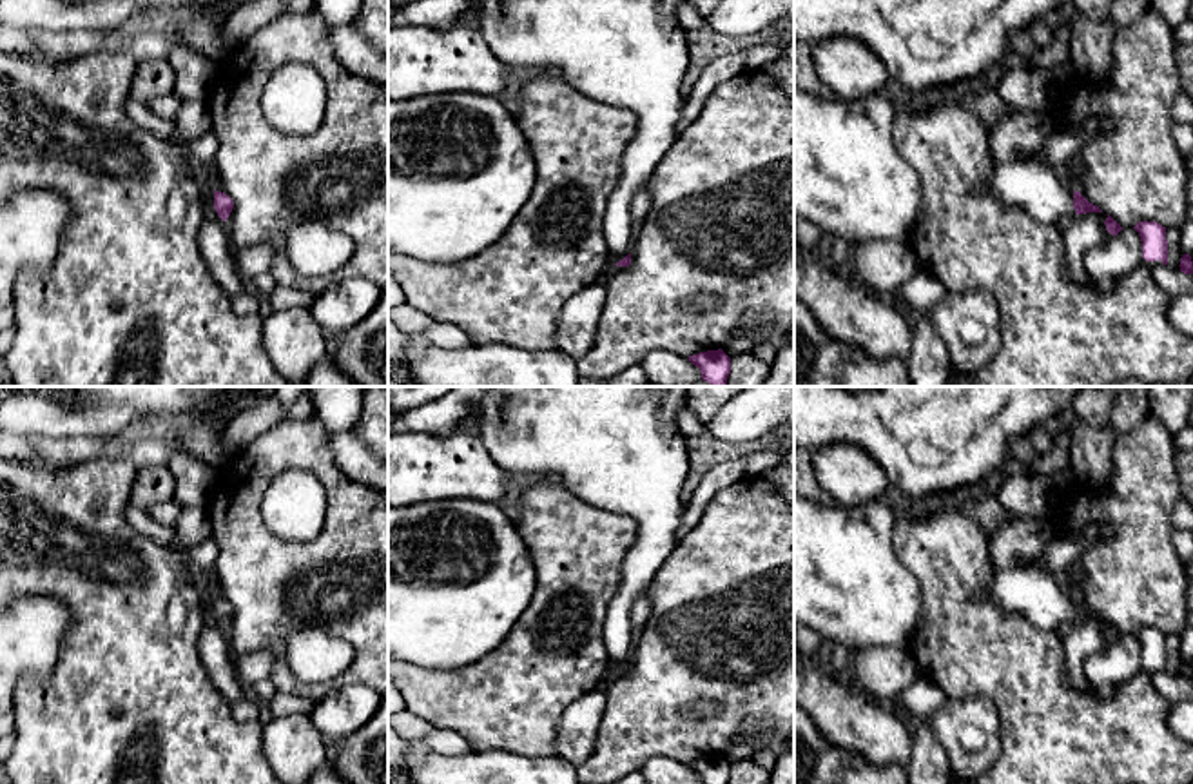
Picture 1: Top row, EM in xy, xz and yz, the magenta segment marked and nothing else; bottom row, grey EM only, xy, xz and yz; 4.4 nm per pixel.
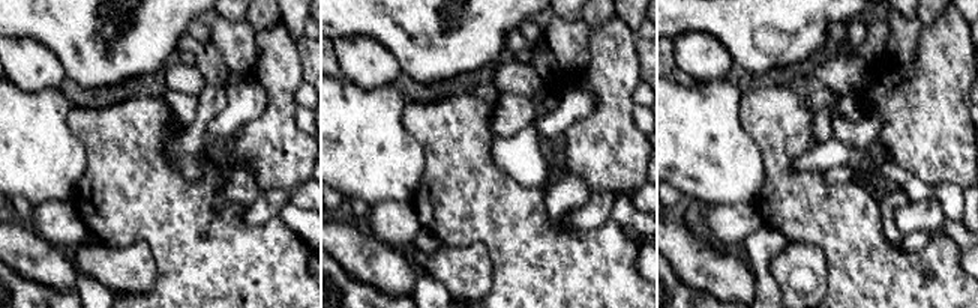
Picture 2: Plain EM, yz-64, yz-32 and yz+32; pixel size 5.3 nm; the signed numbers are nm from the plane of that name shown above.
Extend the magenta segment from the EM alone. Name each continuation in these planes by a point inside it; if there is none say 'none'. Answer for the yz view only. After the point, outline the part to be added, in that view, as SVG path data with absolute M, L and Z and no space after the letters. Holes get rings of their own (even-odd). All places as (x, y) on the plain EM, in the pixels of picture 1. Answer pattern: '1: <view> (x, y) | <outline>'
1: yz (1043, 597) | M1041 564L997 572L984 597L1044 632L1064 632L1075 621L1075 595L1062 577Z

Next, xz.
1: xz (619, 449) | M488 387L477 401L480 437L491 459L509 475L557 475L578 499L606 512L629 515L638 524L636 543L622 566L622 583L609 603L604 622L604 646L613 670L631 659L635 632L631 604L664 566L676 544L682 521L682 488L689 475L689 450L676 414L687 408L687 387Z

